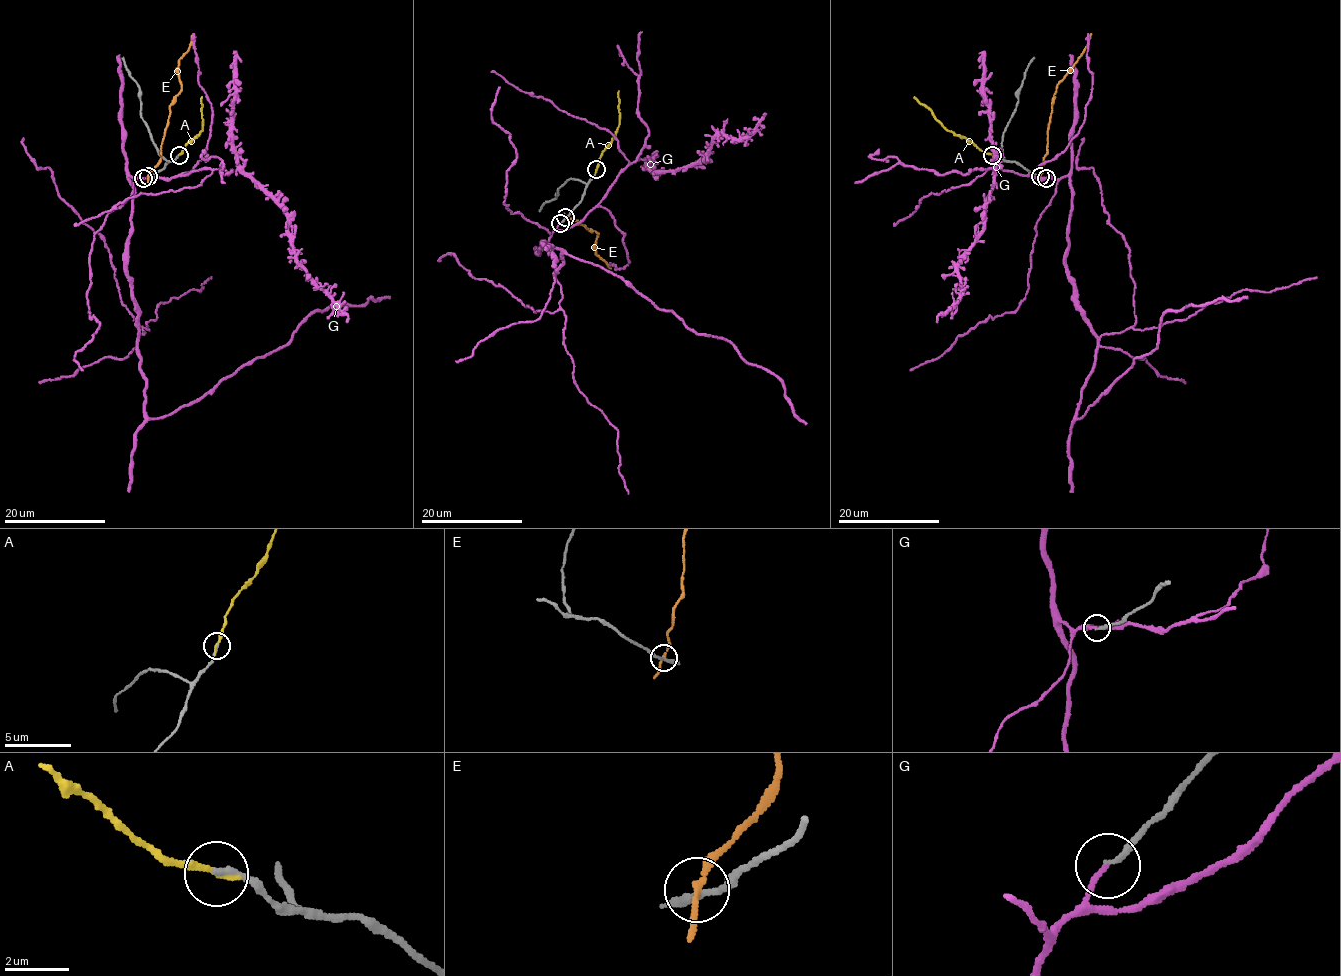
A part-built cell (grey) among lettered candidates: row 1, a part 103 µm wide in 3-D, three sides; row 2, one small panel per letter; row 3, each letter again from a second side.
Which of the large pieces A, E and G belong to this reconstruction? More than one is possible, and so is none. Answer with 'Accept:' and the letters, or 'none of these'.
Accept: A, G

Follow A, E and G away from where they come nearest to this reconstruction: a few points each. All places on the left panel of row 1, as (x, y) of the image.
A: (179, 154), (202, 130), (202, 97)
E: (148, 176), (161, 157), (170, 104), (180, 91), (179, 59), (188, 50), (194, 34)
G: (143, 178), (129, 177), (125, 272), (151, 418), (284, 346), (316, 310), (389, 296)

